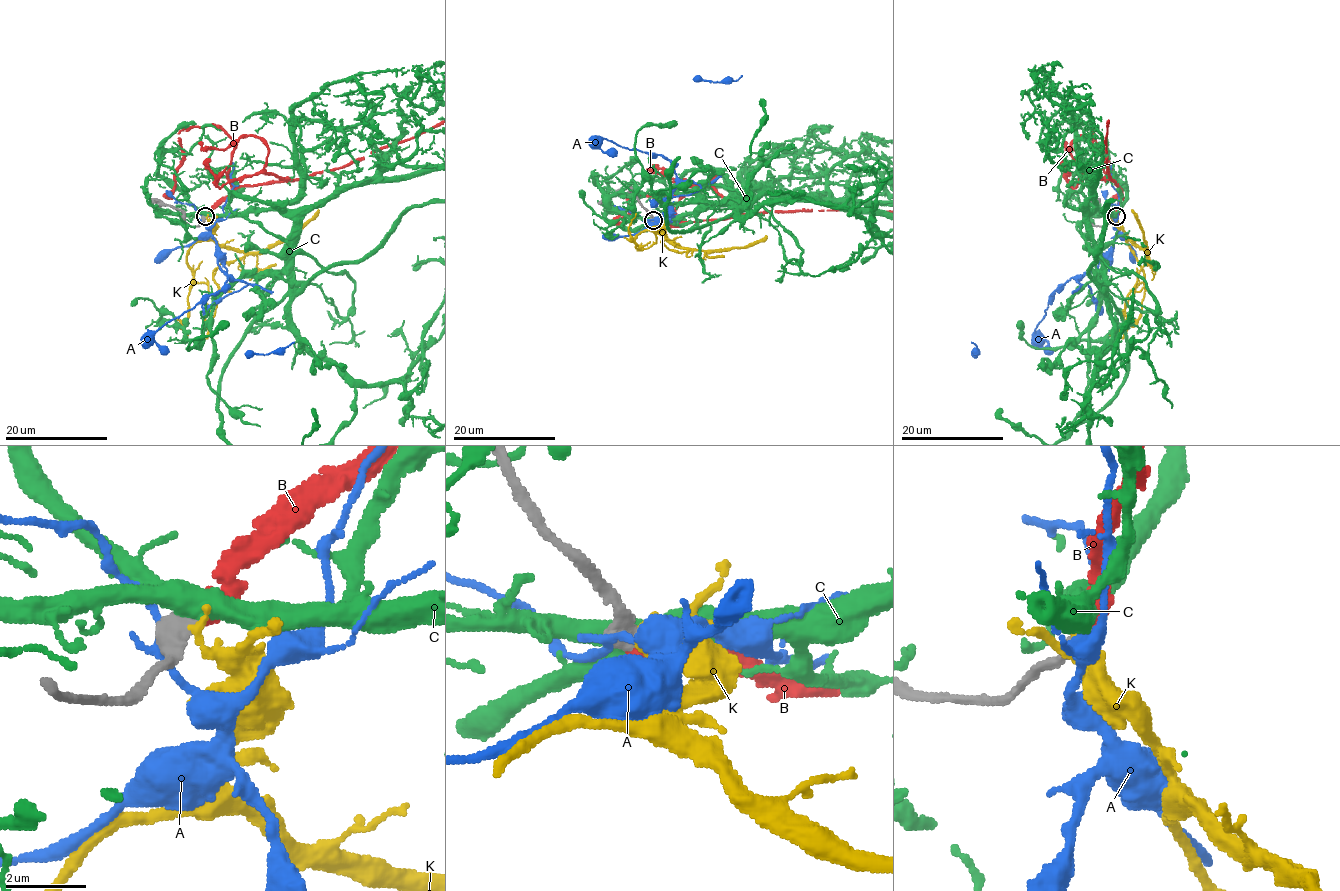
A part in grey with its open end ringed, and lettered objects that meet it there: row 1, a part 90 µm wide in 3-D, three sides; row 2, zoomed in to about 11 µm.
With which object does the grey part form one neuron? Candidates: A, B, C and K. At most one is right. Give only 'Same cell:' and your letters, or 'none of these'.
Same cell: B

